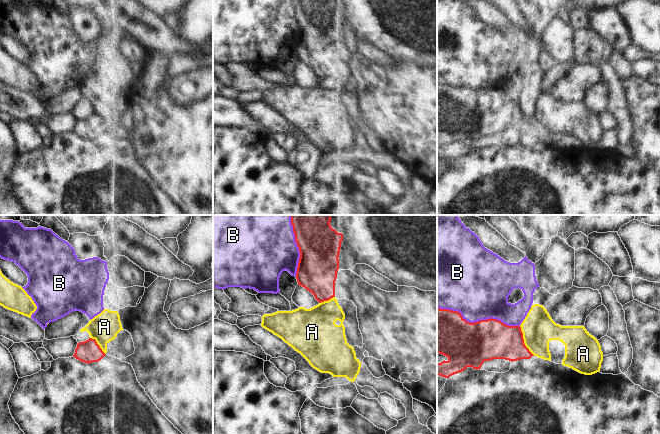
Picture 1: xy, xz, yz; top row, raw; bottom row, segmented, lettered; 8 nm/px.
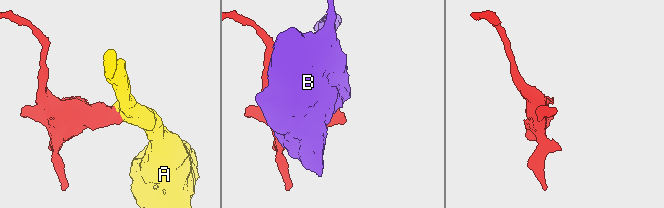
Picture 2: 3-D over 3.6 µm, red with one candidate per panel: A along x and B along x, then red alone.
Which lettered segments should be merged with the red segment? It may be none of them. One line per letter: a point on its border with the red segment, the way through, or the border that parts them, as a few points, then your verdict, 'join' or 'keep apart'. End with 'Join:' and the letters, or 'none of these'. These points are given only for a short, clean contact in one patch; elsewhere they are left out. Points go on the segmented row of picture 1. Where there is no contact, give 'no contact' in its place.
A: meets red in yz at (523, 341); border along yz (519, 326), (524, 345), (534, 355); keep apart
B: meets red in yz at (478, 321); keep apart
Join: none of these

